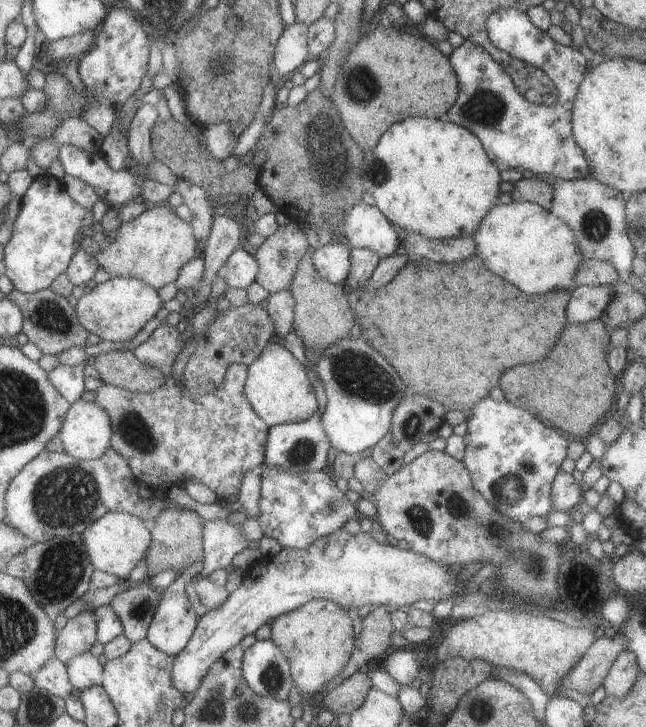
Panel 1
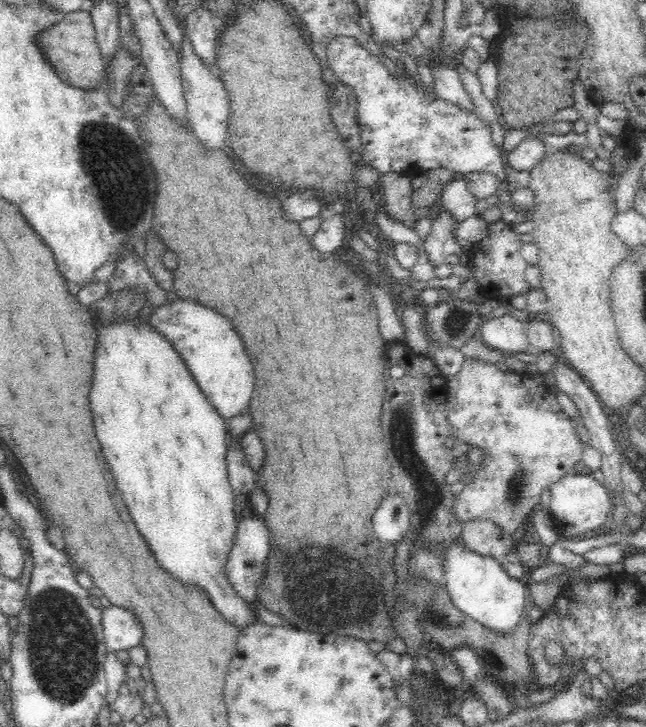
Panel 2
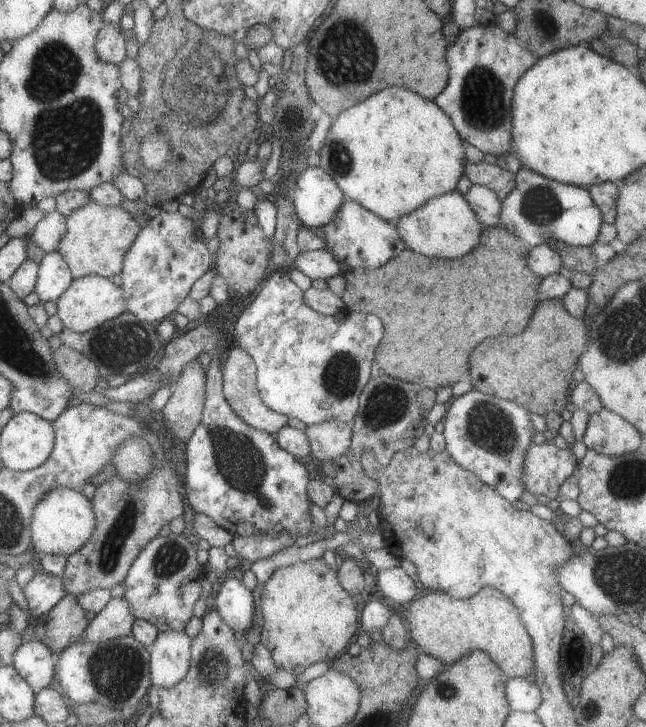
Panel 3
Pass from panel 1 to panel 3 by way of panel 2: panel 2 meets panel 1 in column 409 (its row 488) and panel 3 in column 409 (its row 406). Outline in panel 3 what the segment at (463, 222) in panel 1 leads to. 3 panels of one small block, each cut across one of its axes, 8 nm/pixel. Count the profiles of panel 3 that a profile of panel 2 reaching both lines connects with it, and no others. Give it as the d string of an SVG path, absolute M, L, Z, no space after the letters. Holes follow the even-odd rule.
M395 85L387 87L385 90L377 92L377 94L369 96L367 100L362 100L356 105L341 111L340 115L331 121L318 156L320 157L320 167L334 180L334 183L341 189L345 198L358 202L363 208L370 210L373 214L379 216L379 218L393 224L400 216L410 213L430 198L457 190L455 185L457 184L457 180L461 178L461 175L464 174L463 169L467 164L465 150L463 149L464 146L462 138L457 134L455 128L453 128L449 117L432 100L423 98L421 95Z

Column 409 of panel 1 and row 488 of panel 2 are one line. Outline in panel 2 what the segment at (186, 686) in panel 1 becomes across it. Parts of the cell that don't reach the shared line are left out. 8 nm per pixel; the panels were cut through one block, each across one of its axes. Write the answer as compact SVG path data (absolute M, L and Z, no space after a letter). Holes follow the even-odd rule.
M570 474L562 476L558 482L552 484L550 490L550 516L558 530L563 534L575 537L582 535L587 530L599 527L604 524L611 514L611 502L608 498L606 487L602 487L592 474L580 475Z

